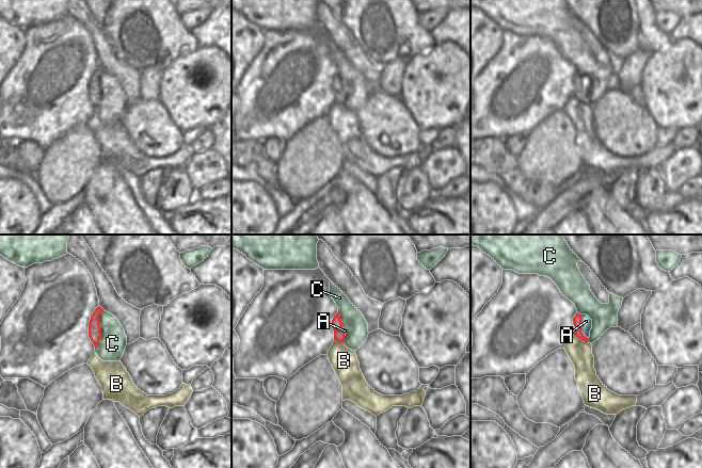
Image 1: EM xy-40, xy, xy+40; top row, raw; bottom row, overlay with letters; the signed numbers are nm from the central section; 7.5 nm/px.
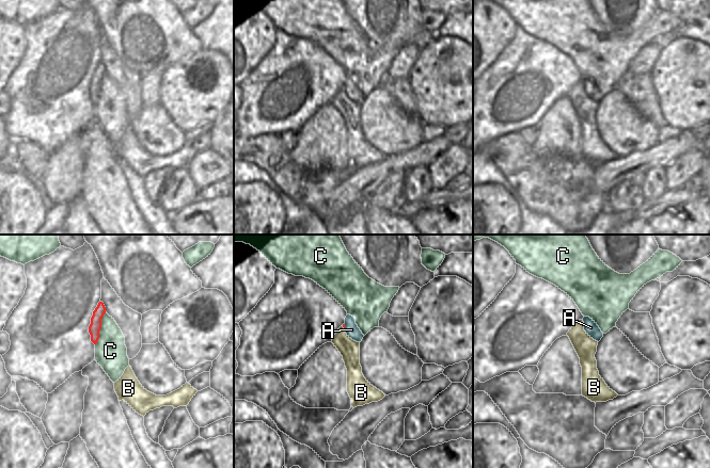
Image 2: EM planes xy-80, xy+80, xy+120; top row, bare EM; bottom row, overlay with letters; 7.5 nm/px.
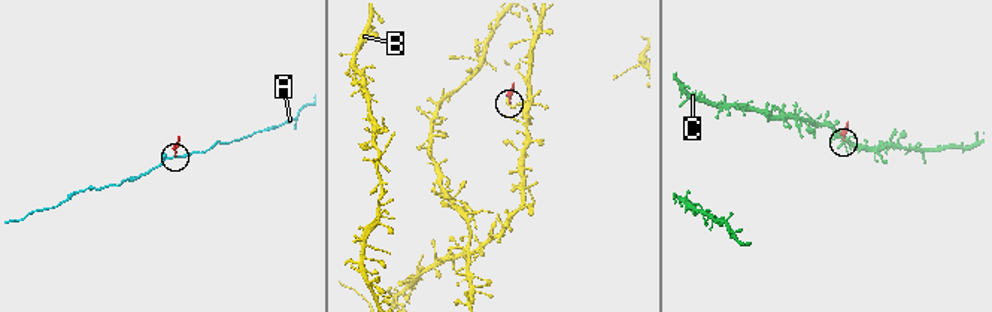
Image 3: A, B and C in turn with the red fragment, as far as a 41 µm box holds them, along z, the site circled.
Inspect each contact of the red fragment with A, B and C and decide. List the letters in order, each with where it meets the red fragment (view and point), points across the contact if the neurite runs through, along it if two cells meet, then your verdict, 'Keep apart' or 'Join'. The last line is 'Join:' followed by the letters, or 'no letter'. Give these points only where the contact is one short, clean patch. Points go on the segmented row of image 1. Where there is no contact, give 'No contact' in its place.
A: Touches red at xy+40 (580, 326). Path across: xy+40 (577, 319), (580, 326), (586, 321). Join
B: Touches red at xy+40 (579, 338). Boundary: xy+40 (572, 334), (587, 342). Keep apart
C: Touches red at xy-40 (100, 328). Boundary: xy-40 (102, 309), (99, 316), (100, 338), (95, 347). Keep apart
Join: A.

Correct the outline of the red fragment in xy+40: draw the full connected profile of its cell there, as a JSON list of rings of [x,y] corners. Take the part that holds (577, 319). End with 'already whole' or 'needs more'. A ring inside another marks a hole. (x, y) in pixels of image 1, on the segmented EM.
[[[577,312],[573,318],[573,324],[575,326],[573,335],[585,342],[588,342],[590,330],[592,328],[592,320],[587,314]]]; needs more

